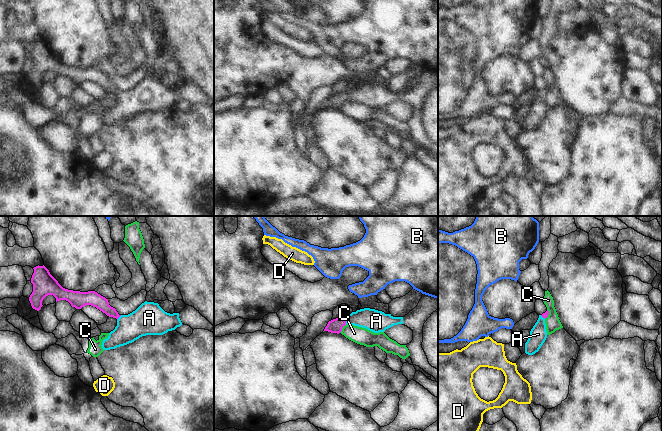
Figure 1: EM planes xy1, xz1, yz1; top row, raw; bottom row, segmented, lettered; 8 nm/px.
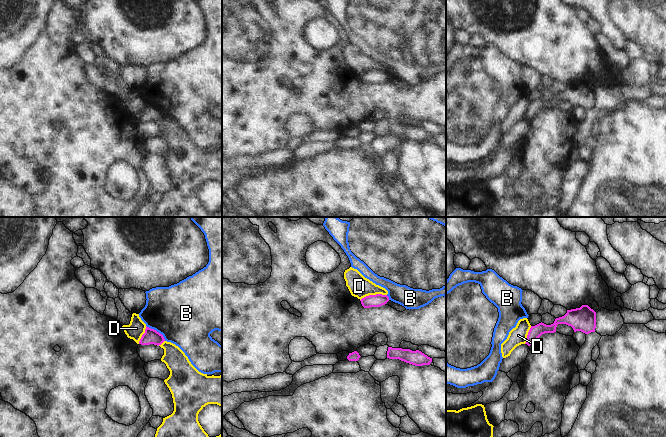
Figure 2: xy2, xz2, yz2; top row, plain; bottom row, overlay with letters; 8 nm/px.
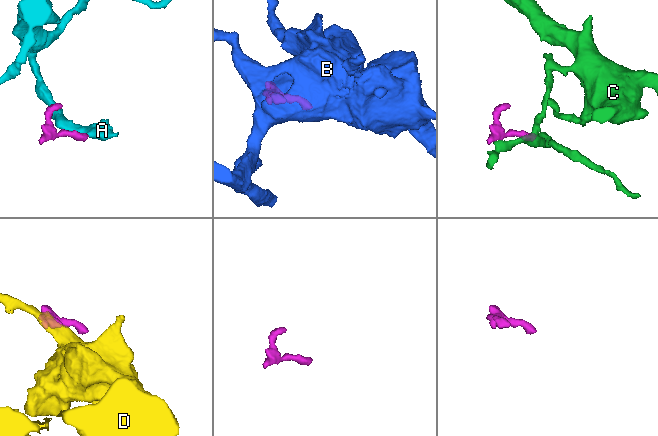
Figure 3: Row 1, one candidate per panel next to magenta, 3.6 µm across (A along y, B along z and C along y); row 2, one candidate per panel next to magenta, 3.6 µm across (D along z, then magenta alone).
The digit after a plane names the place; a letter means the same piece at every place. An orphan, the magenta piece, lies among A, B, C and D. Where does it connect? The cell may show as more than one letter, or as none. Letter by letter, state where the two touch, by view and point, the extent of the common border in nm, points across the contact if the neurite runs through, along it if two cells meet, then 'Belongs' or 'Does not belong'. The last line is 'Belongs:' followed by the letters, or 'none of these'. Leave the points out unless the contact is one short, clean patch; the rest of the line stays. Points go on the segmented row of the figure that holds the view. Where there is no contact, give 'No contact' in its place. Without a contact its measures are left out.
A: Touches magenta at xz1 (345, 321). Shared border 60 nm. Path across: xz1 (334, 326), (345, 321), (376, 321). Belongs
B: Touches magenta at xy2 (156, 331). Shared border 200 nm. Boundary: xy2 (146, 325), (158, 331), (165, 340). Does not belong
C: Touches magenta at xz1 (342, 327). Shared border 90 nm. Boundary: xz1 (346, 324), (339, 332). Does not belong
D: Touches magenta at xz2 (373, 295). Shared border 220 nm. Boundary: xz2 (386, 294), (369, 294), (360, 300). Does not belong
Belongs: A

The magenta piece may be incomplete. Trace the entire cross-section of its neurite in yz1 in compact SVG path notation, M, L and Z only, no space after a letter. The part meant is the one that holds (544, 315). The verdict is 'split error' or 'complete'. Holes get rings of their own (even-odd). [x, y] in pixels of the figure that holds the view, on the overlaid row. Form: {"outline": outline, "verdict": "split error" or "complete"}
{"outline": "M547 310L539 318L530 331L529 338L525 343L525 353L533 355L539 351L547 338L545 319L548 317L549 311Z", "verdict": "split error"}

